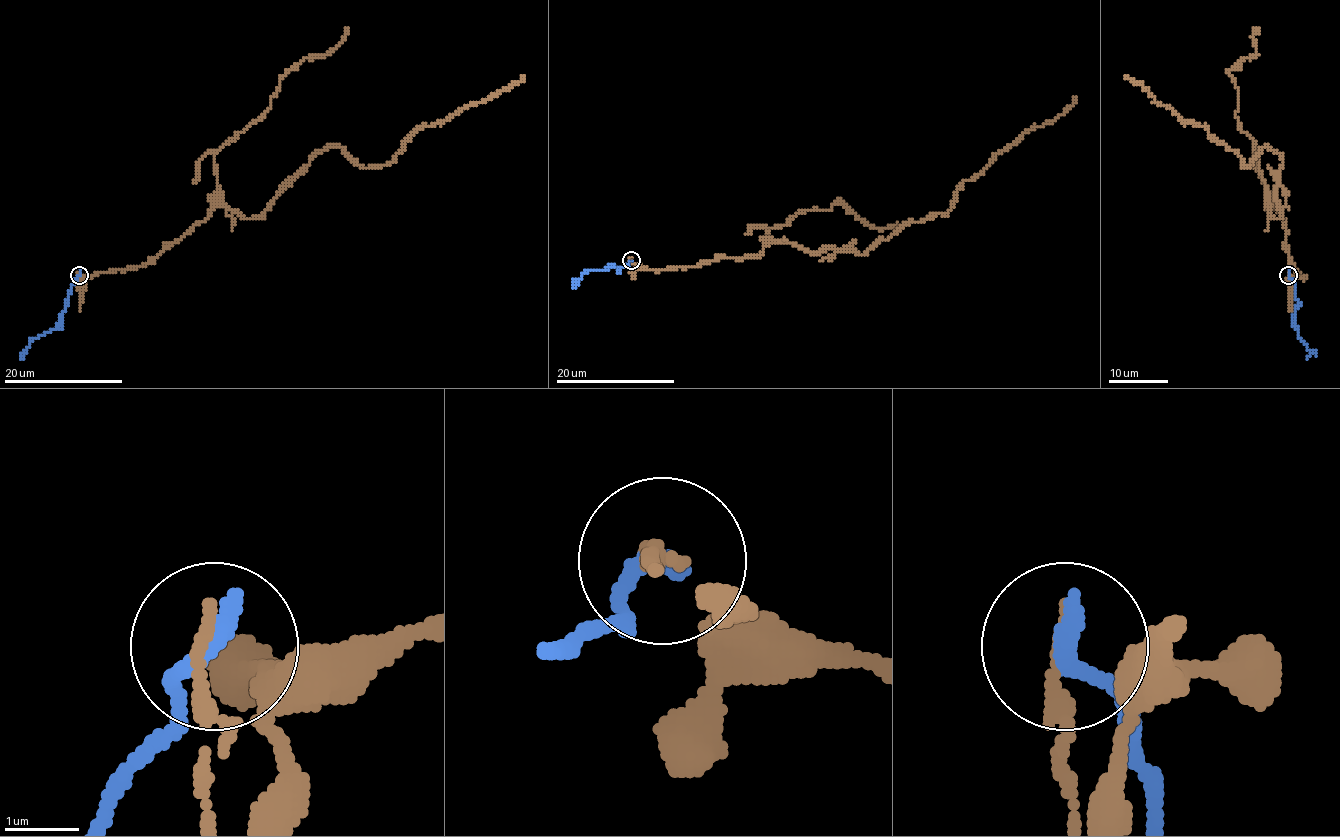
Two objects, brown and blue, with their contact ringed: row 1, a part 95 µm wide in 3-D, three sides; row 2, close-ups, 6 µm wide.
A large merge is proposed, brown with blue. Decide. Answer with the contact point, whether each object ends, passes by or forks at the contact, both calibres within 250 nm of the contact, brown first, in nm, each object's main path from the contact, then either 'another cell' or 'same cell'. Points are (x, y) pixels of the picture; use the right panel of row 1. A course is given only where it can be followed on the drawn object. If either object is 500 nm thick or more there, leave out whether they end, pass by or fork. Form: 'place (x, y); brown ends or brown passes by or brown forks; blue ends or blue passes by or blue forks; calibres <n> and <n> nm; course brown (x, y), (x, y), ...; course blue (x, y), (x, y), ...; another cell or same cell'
place (1288, 275); brown ends; blue ends; calibres 190 and 280 nm; course brown (1288, 274), (1285, 219), (1267, 206), (1278, 218), (1283, 158), (1266, 146), (1242, 164), (1124, 76); course blue (1288, 274), (1295, 288), (1297, 306), (1292, 324), (1298, 337), (1316, 356); another cell

